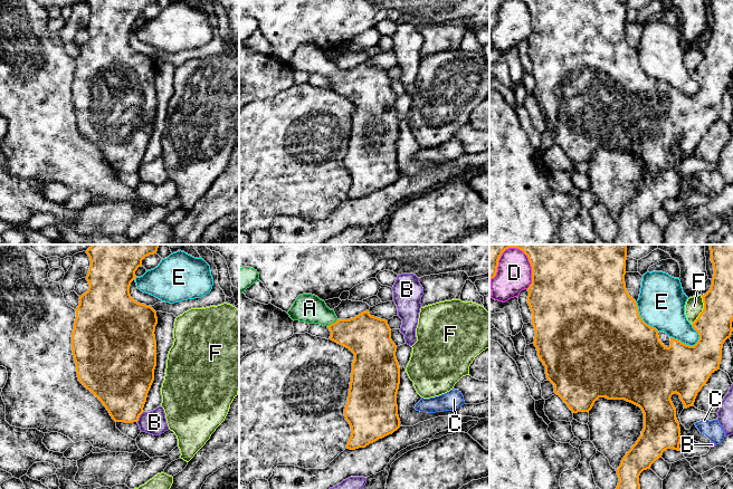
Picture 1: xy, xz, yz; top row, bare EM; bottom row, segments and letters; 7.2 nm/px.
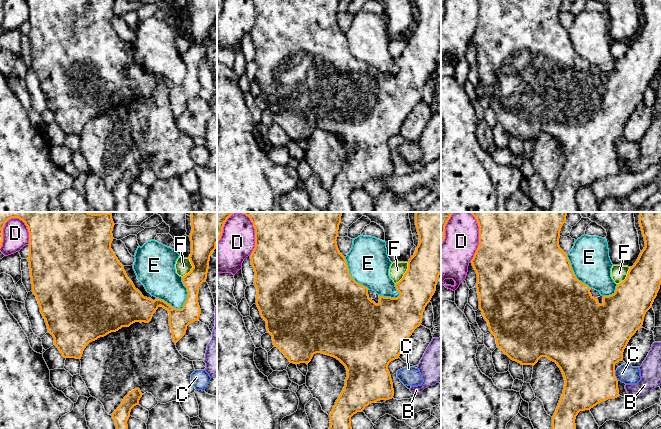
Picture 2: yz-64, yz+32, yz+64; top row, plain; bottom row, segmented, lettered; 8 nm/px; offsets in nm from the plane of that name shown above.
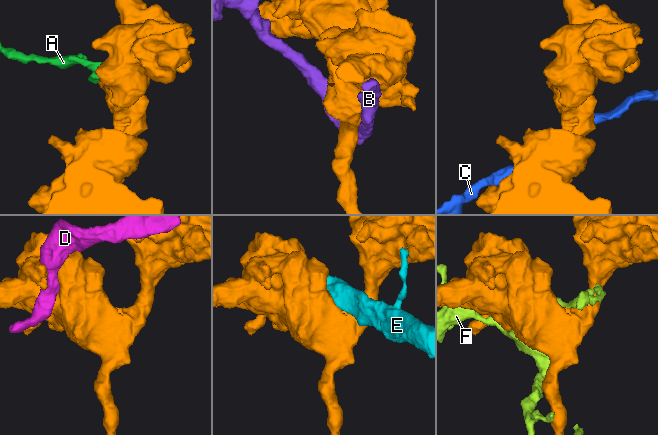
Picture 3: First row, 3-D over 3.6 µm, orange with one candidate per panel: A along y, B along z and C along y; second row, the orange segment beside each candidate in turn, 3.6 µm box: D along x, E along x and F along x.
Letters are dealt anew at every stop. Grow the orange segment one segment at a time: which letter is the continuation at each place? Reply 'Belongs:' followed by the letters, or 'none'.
Belongs: A

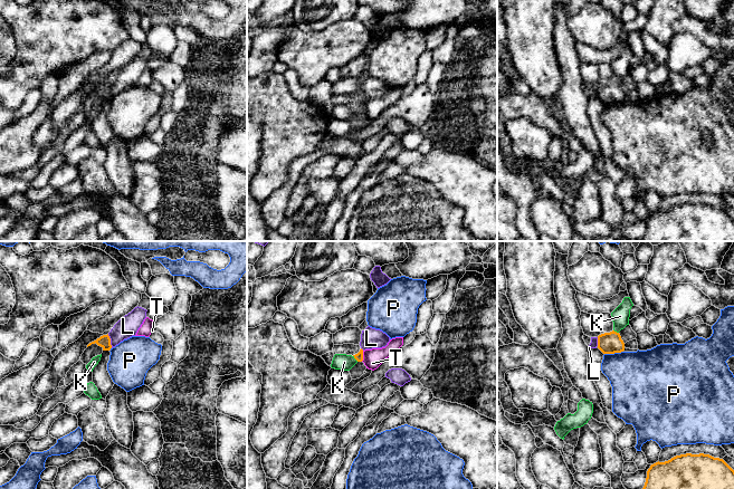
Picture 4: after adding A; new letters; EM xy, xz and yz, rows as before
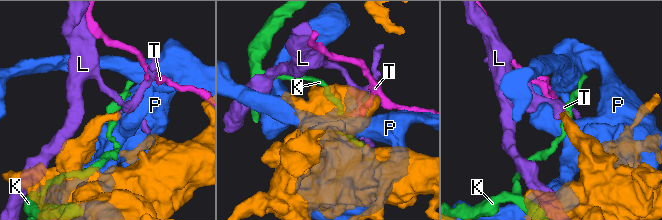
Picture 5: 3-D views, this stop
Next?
Belongs: none

